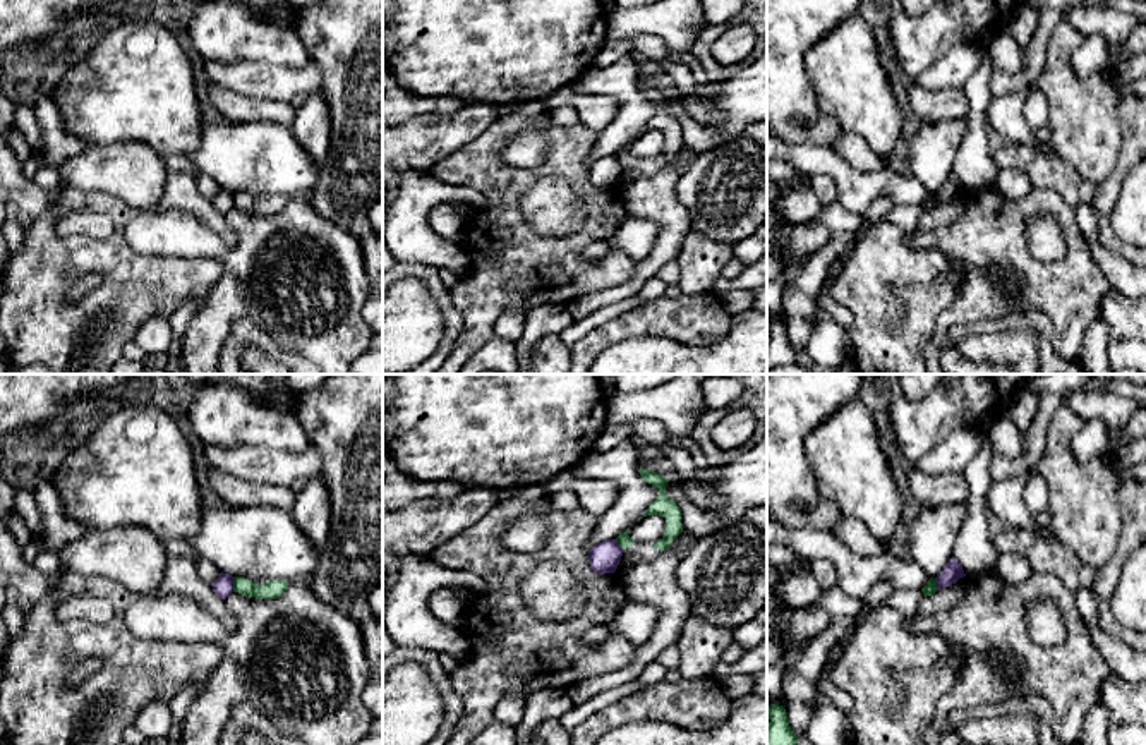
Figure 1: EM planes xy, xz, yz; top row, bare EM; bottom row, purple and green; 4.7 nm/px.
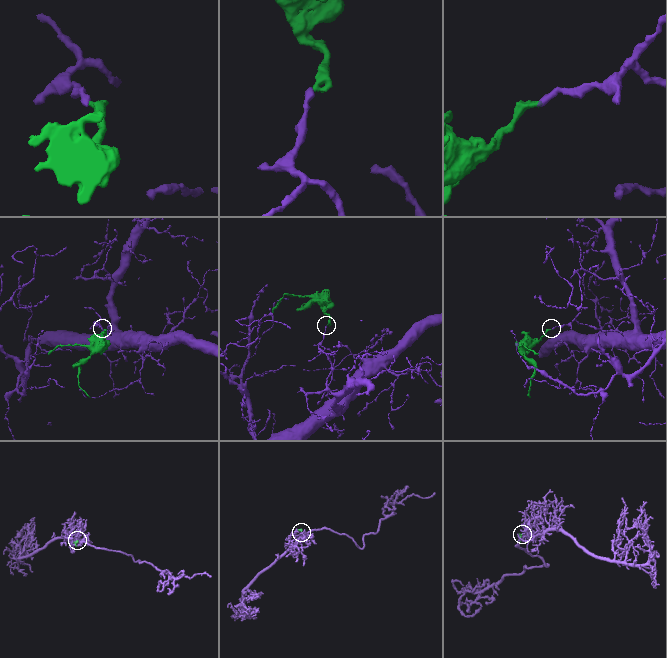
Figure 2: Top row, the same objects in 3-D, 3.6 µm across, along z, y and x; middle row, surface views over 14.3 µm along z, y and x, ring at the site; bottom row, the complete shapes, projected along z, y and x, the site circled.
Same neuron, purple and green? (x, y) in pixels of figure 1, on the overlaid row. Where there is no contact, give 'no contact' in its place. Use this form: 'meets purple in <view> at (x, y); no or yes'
meets purple in xy at (232, 584); no

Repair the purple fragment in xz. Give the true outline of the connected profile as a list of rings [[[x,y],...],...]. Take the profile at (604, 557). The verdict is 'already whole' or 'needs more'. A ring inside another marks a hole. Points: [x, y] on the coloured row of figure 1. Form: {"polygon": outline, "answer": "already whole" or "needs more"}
{"polygon": [[[616,539],[602,541],[590,549],[588,560],[594,573],[614,573],[623,556]]], "answer": "already whole"}

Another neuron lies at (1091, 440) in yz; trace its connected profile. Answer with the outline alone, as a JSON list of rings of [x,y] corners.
[[[1086,419],[1084,426],[1071,441],[1077,462],[1084,463],[1101,455],[1110,443],[1108,427],[1101,419]]]

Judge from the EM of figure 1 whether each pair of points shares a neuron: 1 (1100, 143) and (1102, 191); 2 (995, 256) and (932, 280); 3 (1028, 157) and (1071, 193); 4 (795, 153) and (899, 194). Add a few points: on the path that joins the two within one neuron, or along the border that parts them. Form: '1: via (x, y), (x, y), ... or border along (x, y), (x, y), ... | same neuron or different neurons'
1: border along (1121, 145), (1115, 167), (1097, 186) | different neurons
2: border along (923, 246), (935, 246), (958, 277), (944, 311) | different neurons
3: via (1038, 167), (1050, 172), (1061, 182) | same neuron
4: via (820, 160), (831, 163), (851, 184), (874, 184) | same neuron

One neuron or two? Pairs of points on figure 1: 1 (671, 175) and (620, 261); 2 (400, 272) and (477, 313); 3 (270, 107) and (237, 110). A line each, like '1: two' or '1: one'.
1: two
2: two
3: one

